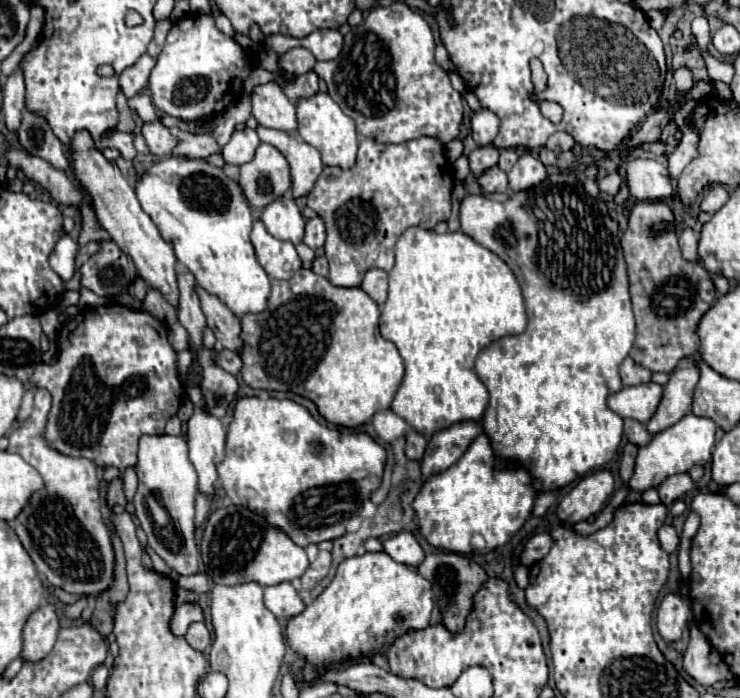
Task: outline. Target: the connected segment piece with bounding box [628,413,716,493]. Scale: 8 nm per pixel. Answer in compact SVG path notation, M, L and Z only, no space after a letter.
M688 413L682 417L676 425L670 429L664 429L662 433L654 435L650 443L638 447L636 463L634 463L634 473L630 477L630 489L644 493L650 487L658 487L666 477L676 475L676 473L686 473L694 465L706 465L712 457L714 449L714 435L716 435L716 423L706 417L696 417Z

